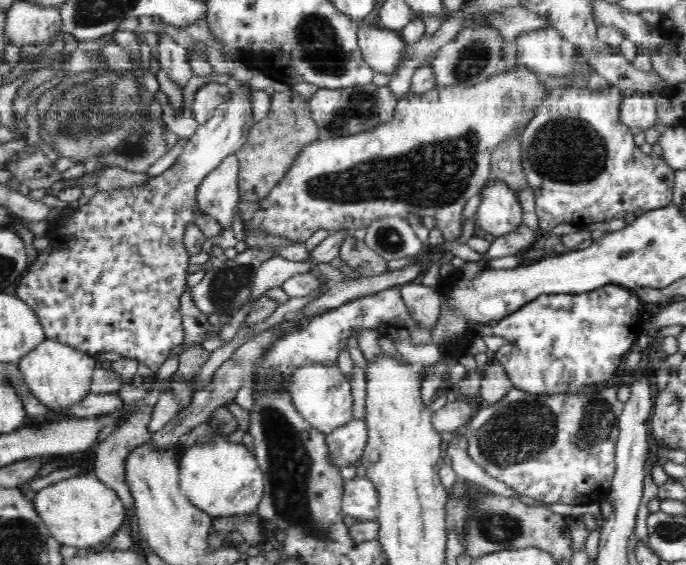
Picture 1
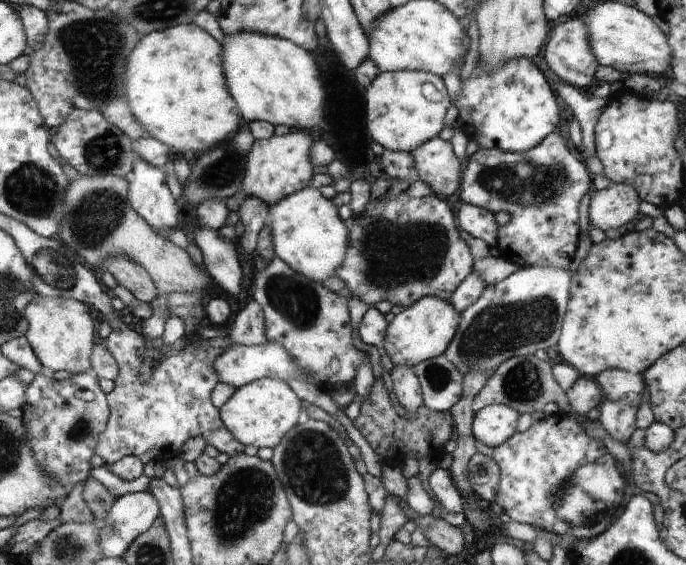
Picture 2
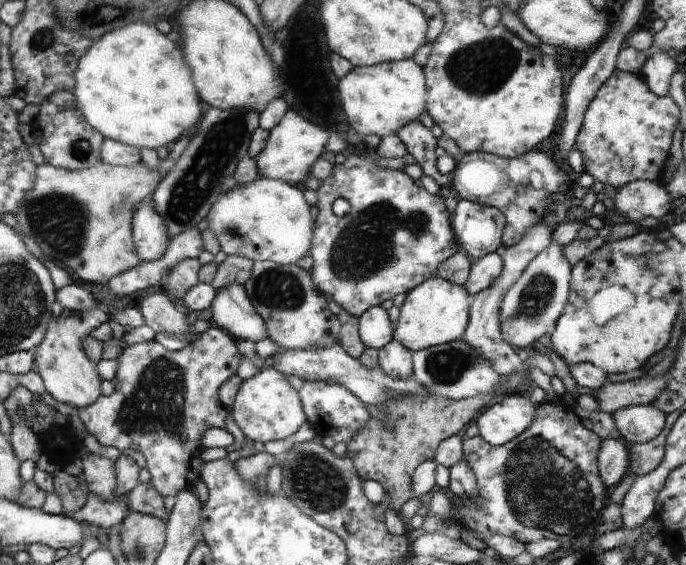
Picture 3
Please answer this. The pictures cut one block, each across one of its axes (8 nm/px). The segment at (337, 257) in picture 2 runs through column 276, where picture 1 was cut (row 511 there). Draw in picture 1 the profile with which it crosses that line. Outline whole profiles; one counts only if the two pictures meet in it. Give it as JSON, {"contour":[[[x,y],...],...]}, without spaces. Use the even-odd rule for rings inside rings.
{"contour":[[[220,440],[204,446],[196,444],[184,452],[179,485],[190,503],[212,518],[254,515],[263,496],[263,472],[246,446]]]}

